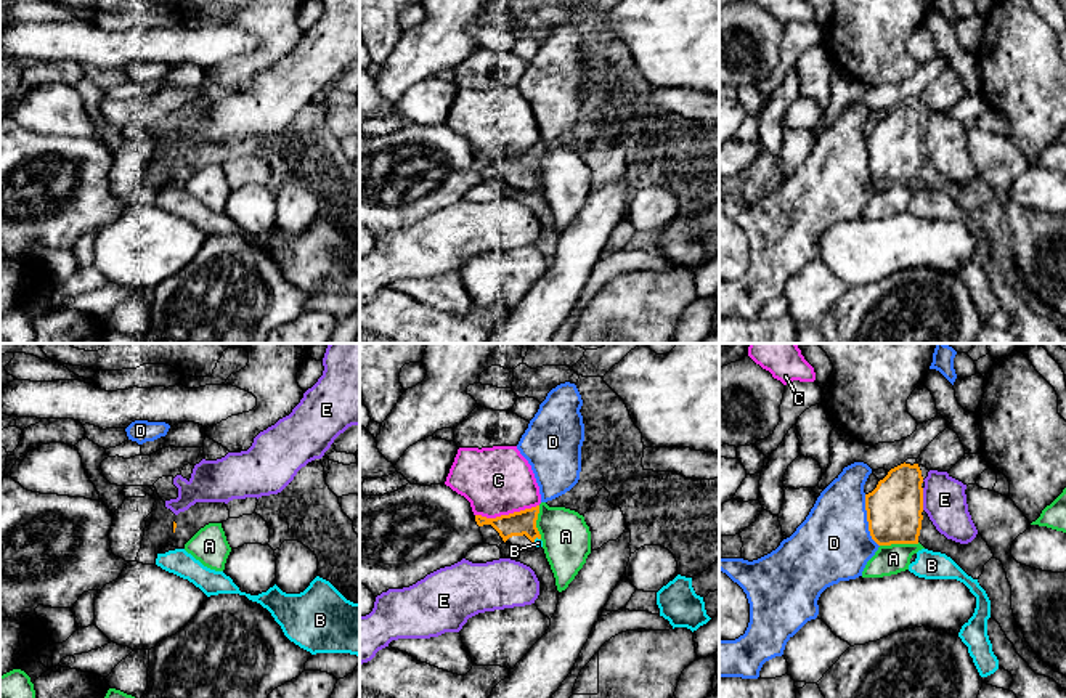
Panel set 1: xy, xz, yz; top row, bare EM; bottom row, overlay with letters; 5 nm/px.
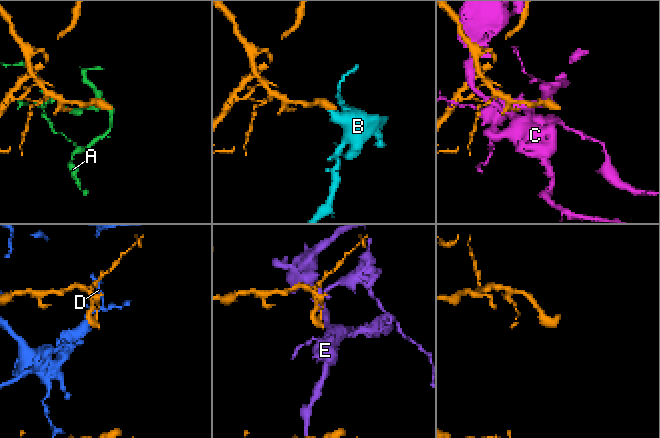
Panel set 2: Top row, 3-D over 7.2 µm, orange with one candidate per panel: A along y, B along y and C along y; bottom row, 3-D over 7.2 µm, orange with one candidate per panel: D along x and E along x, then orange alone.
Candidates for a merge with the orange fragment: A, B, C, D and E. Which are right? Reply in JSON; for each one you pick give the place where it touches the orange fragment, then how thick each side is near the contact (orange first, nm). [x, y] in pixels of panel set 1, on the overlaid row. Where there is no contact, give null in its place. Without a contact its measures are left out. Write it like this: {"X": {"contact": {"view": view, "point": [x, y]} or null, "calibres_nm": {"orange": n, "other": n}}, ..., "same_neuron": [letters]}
{"B": {"contact": {"view": "xz", "point": [537, 536]}, "calibres_nm": {"orange": 120, "other": 40}}, "same_neuron": ["B"]}

